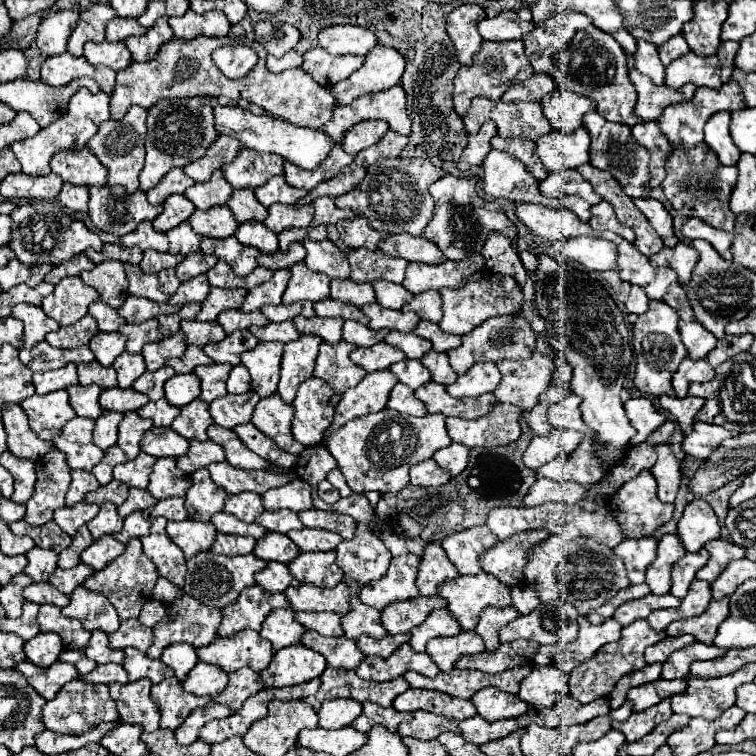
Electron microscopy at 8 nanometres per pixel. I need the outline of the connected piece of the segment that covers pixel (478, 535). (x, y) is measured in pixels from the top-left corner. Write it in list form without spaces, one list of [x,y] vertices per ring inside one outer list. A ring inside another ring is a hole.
[[[486,525],[458,531],[440,541],[442,549],[448,553],[448,559],[460,575],[478,575],[482,571],[480,555],[494,543],[498,543],[498,539]]]

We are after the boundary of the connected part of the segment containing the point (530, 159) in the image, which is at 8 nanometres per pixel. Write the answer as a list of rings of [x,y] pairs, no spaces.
[[[496,135],[490,141],[490,147],[498,149],[498,151],[504,151],[504,153],[516,157],[516,159],[520,159],[524,163],[526,171],[532,173],[538,181],[542,181],[542,179],[548,177],[548,171],[542,167],[542,163],[538,161],[538,157],[534,153],[534,143],[532,141],[518,139],[518,137],[514,137],[514,139],[502,139],[502,137]]]

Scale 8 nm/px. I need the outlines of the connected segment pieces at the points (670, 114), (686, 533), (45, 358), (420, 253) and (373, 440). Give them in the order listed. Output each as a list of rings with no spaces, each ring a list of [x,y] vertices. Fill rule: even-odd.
[[[728,81],[722,85],[722,89],[708,89],[708,87],[700,87],[694,95],[694,99],[690,101],[684,101],[680,105],[670,105],[664,109],[662,117],[658,119],[660,121],[660,129],[662,129],[662,135],[668,137],[670,143],[682,143],[684,147],[694,147],[698,145],[702,139],[704,139],[704,125],[706,121],[718,113],[718,111],[736,111],[736,109],[744,109],[746,103],[744,103],[744,95],[742,95],[742,89],[740,85],[736,85],[736,81]]]
[[[694,499],[692,503],[686,505],[684,515],[678,521],[676,535],[680,537],[686,551],[690,553],[700,551],[708,541],[720,537],[720,525],[716,513],[706,501]]]
[[[42,341],[32,349],[20,349],[20,361],[32,371],[52,371],[68,363],[90,363],[94,361],[94,353],[88,347],[56,349],[50,343]]]
[[[410,233],[390,235],[386,241],[378,245],[378,249],[390,257],[402,257],[409,263],[432,265],[442,263],[442,259],[446,259],[444,253],[438,249],[438,245],[434,245],[426,237],[414,237]]]
[[[382,409],[374,415],[356,417],[342,425],[342,429],[336,429],[324,441],[354,493],[390,493],[404,489],[408,485],[410,467],[430,459],[438,449],[448,447],[450,443],[452,439],[446,433],[444,415],[428,413],[424,417],[410,417],[392,409]]]

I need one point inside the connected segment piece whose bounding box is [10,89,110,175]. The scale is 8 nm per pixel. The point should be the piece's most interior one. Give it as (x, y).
(86, 111)

